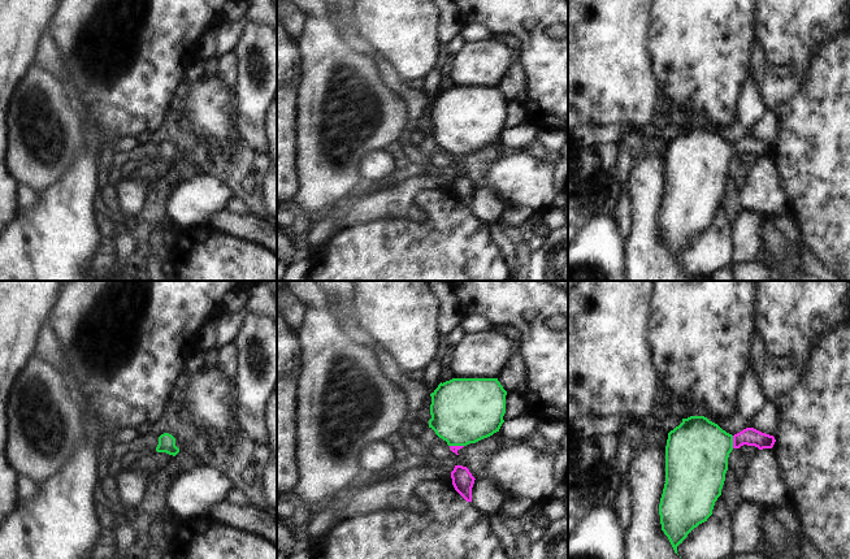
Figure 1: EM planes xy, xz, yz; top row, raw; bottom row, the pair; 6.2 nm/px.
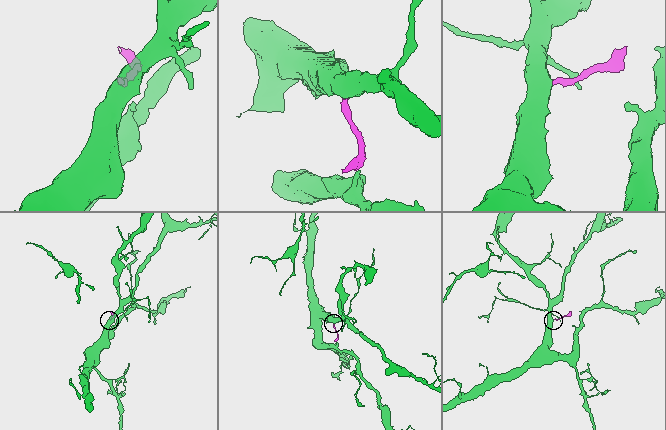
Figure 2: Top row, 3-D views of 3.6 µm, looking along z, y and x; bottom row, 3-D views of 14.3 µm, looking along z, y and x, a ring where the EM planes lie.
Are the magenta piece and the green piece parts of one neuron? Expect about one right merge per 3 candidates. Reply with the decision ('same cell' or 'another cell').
same cell

